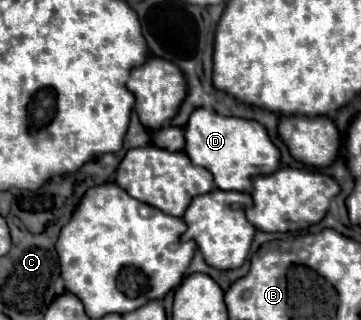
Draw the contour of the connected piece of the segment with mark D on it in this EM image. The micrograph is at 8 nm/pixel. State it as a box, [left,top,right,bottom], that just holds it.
[184,108,280,192]

